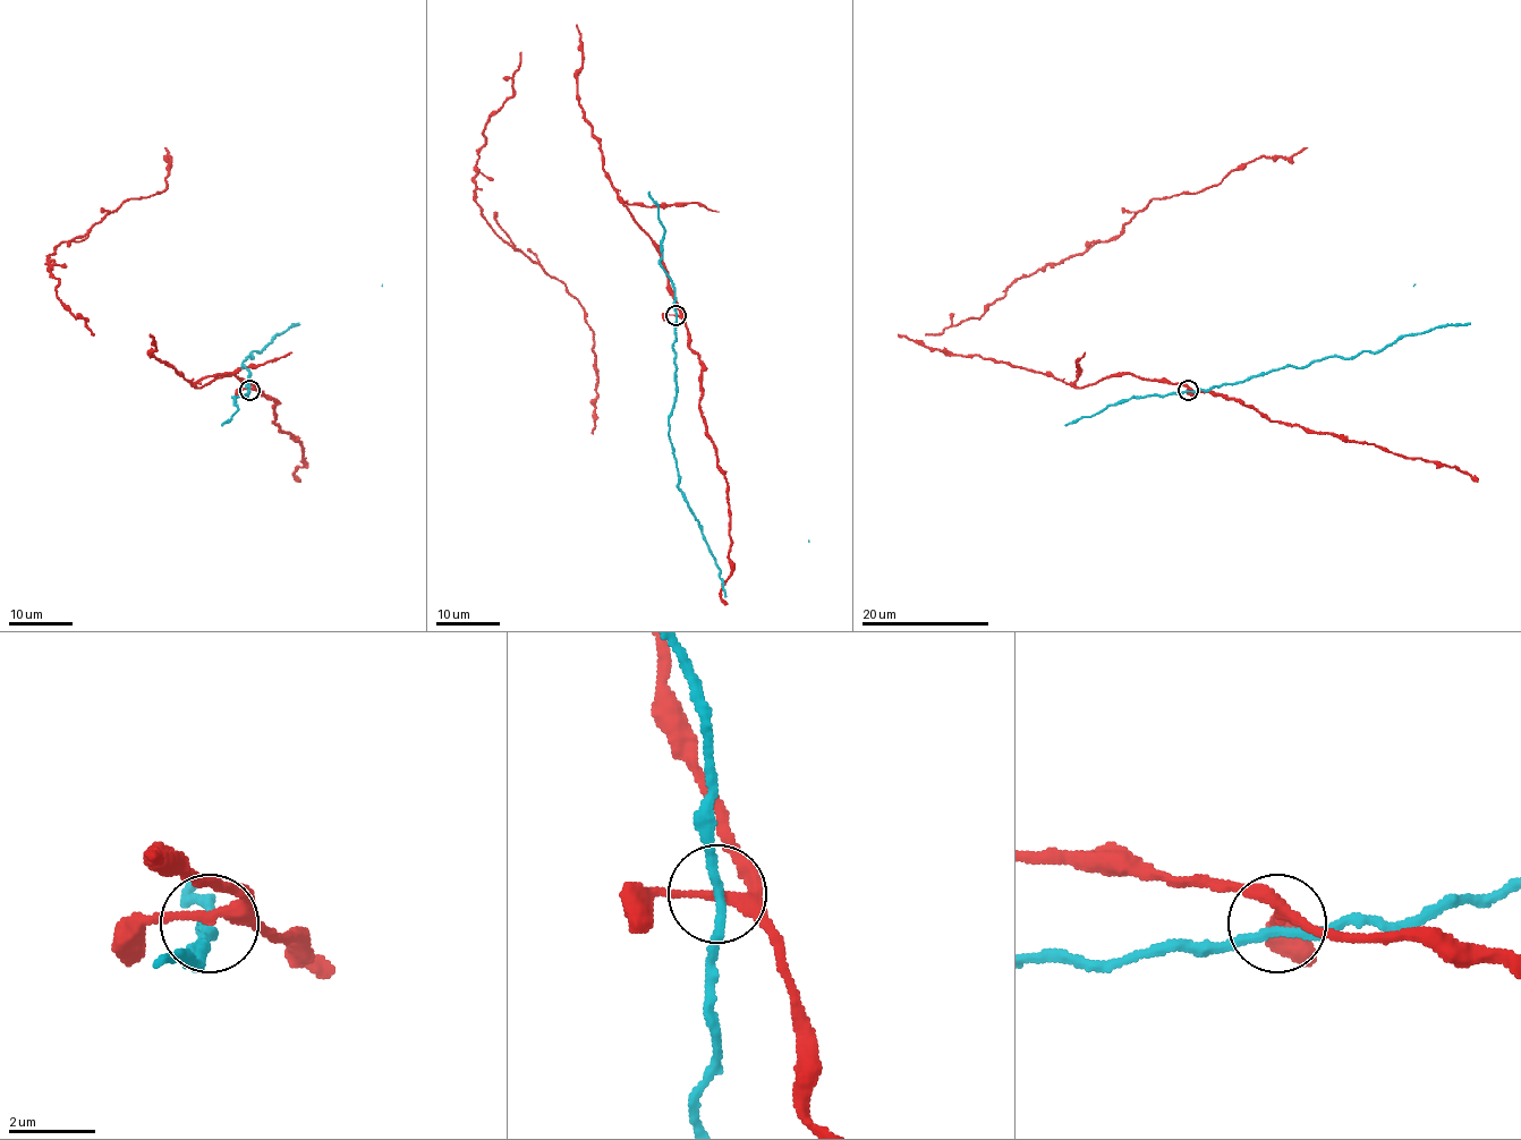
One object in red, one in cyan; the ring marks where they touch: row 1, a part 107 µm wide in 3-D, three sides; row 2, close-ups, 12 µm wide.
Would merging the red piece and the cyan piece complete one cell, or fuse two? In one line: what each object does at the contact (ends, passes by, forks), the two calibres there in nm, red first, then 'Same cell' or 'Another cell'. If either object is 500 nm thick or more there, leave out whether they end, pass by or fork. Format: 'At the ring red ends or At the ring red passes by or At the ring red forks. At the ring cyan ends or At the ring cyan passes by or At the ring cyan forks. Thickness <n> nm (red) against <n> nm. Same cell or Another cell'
At the ring red forks. At the ring cyan passes by. Thickness 200 nm (red) against 200 nm. Another cell

